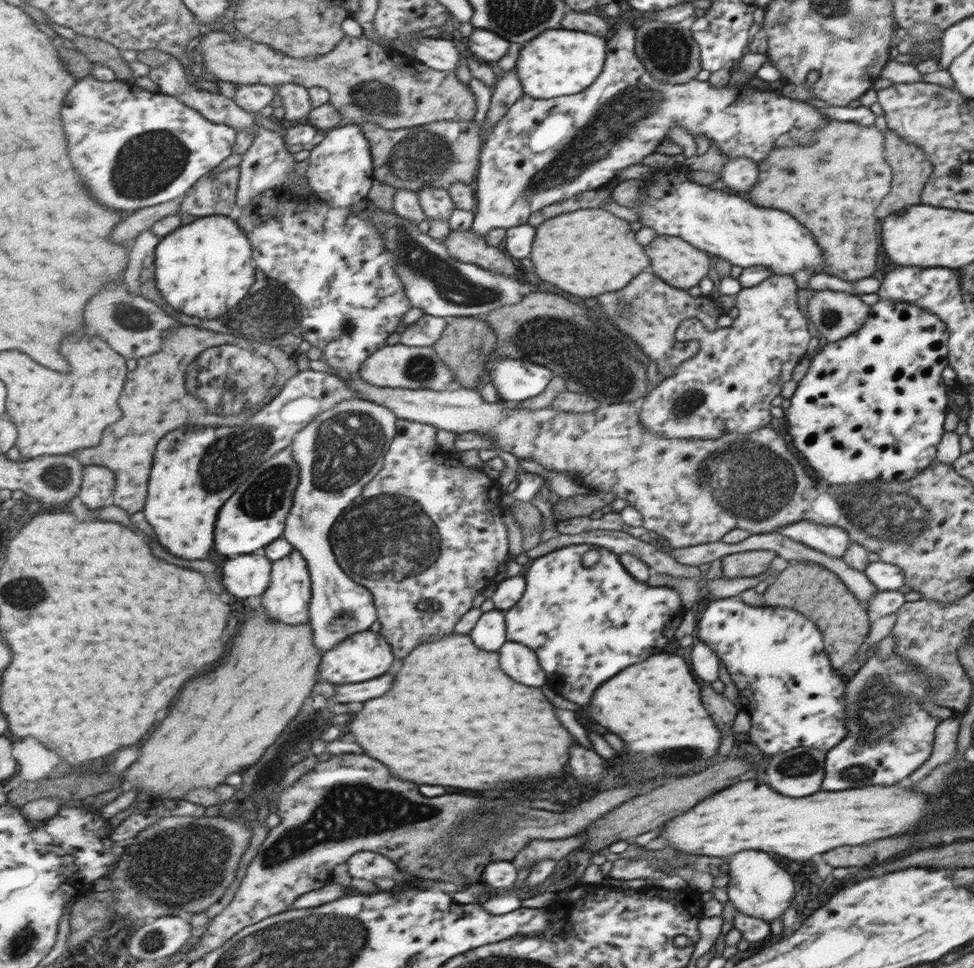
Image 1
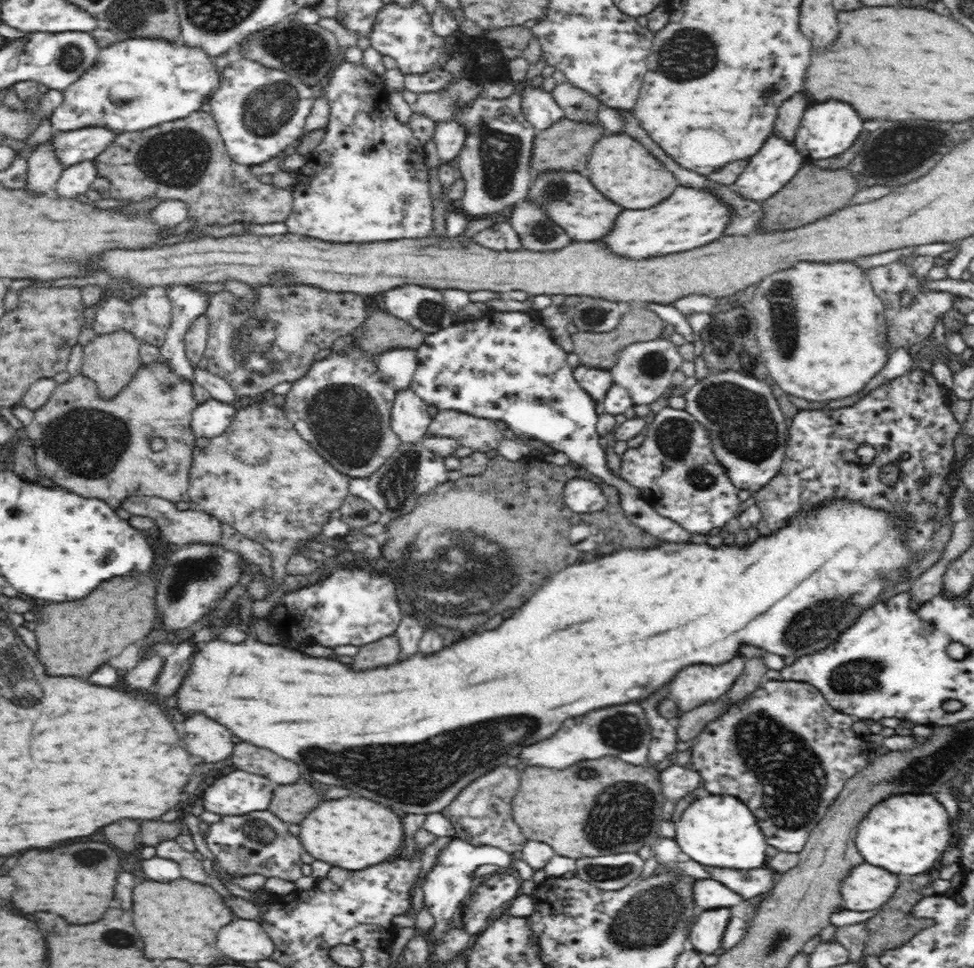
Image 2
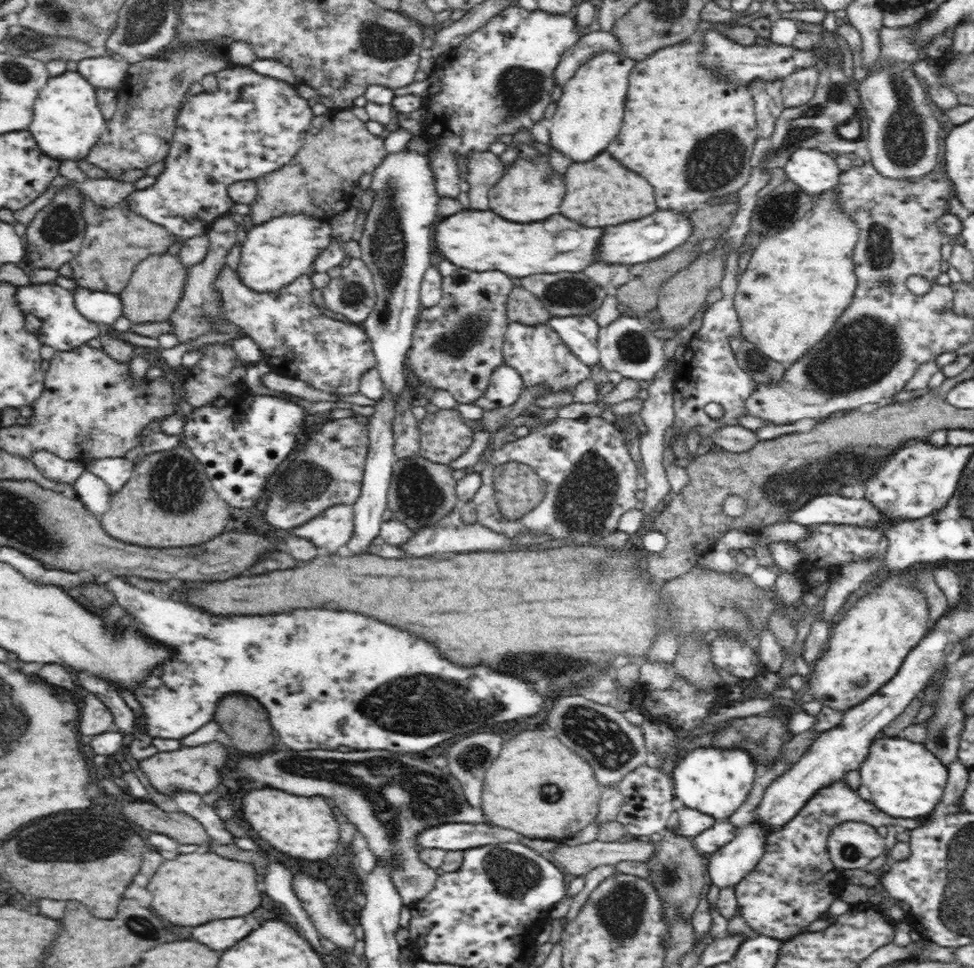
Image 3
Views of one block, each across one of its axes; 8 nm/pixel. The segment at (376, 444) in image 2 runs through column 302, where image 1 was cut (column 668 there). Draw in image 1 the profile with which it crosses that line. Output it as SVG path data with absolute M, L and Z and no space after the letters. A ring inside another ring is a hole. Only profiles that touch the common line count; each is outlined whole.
M770 275L760 284L743 288L735 295L738 316L730 327L716 329L700 338L699 351L657 384L639 403L639 420L648 432L662 438L700 438L716 440L727 432L742 437L759 431L772 420L772 400L780 394L784 382L792 378L794 366L806 354L810 332L808 322L796 302L796 282L790 275Z

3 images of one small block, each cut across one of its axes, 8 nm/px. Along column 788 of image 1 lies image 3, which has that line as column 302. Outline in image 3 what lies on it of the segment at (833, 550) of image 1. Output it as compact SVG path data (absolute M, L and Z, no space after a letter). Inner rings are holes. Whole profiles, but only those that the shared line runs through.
M336 504L327 508L310 522L298 526L290 534L305 538L316 546L332 554L347 544L354 532L354 508L352 504Z

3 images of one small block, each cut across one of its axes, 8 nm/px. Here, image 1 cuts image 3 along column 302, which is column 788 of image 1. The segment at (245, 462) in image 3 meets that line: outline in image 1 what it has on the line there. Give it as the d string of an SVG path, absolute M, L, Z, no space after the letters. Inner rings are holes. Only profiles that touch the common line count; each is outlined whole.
M879 299L871 306L870 318L854 334L836 342L823 342L817 352L811 356L811 363L802 380L799 380L797 389L790 399L790 406L785 412L788 419L788 432L792 436L792 442L797 451L804 452L804 458L820 480L828 486L840 486L840 484L860 484L860 482L906 482L915 479L922 474L926 468L935 462L938 456L938 444L942 442L946 434L944 425L944 414L948 408L946 400L946 384L942 380L942 370L949 365L949 328L939 316L920 308L918 305L910 304L908 301L892 299Z

